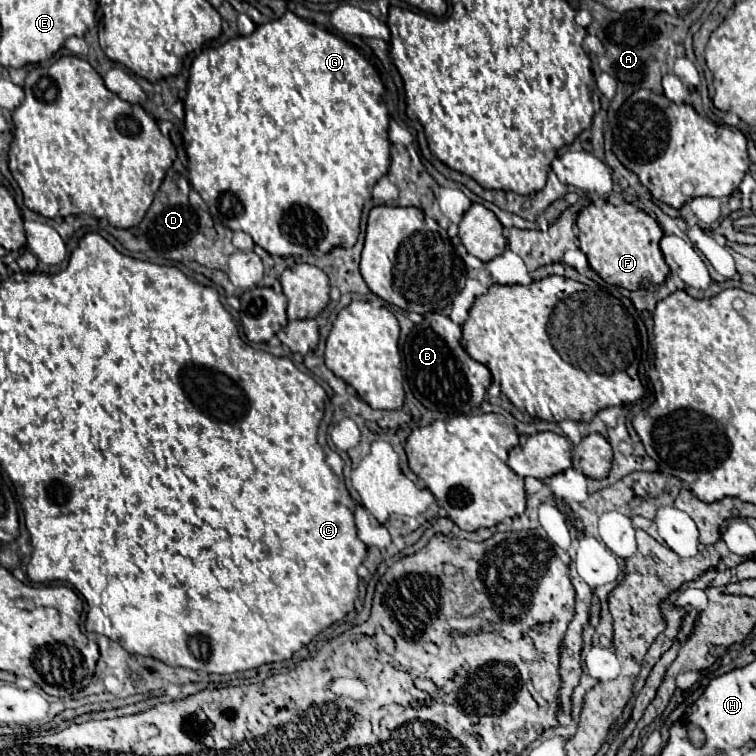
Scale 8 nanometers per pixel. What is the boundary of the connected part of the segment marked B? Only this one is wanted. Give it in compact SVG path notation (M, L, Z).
M431 313L425 315L423 323L415 325L405 339L403 359L407 381L413 395L431 411L441 411L447 415L473 413L491 385L491 373L485 365L473 361L461 347L461 327L449 317Z

